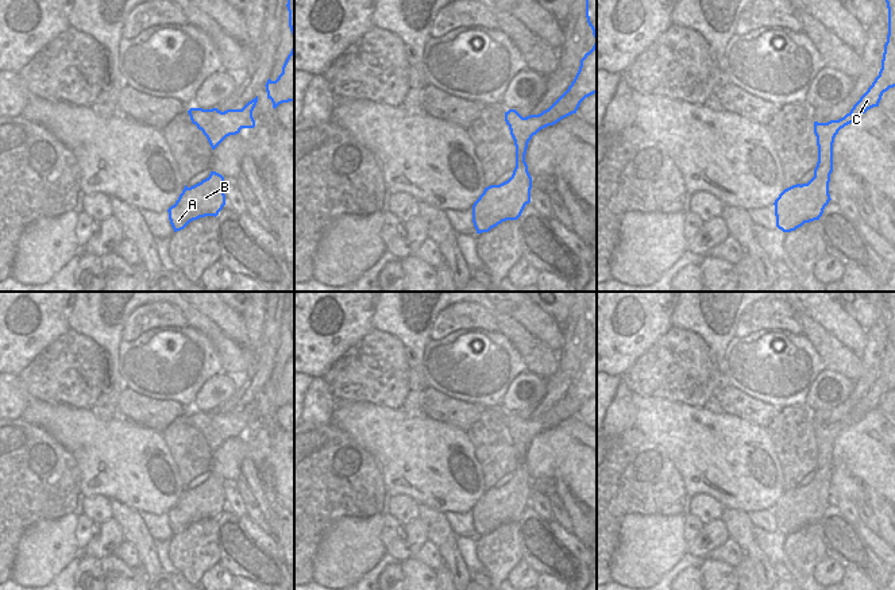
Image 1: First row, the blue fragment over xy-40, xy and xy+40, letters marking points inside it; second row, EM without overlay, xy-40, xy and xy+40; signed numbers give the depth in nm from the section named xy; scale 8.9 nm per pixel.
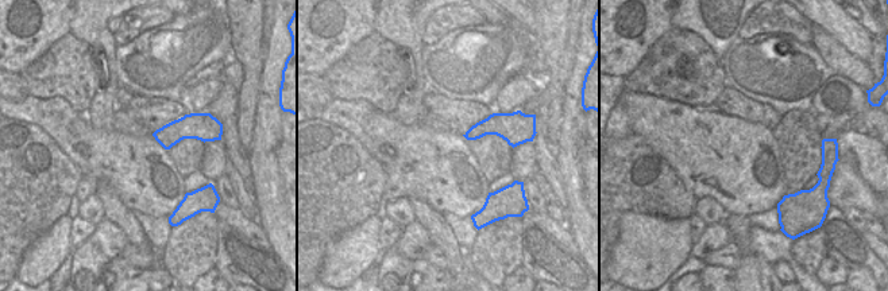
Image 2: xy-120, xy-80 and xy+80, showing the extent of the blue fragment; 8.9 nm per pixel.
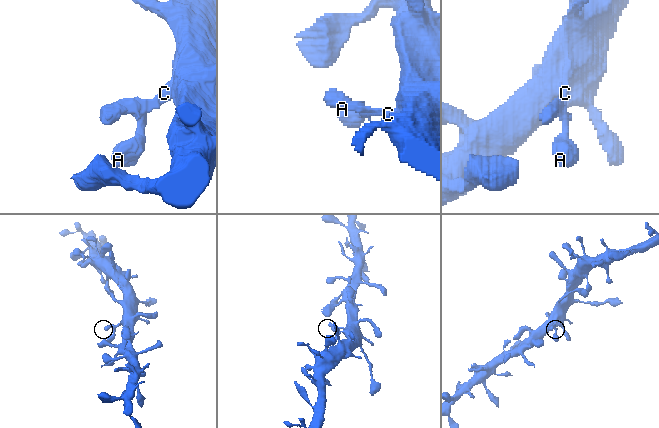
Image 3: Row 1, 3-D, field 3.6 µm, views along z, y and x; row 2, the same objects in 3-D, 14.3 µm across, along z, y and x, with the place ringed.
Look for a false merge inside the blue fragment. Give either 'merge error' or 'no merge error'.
no merge error

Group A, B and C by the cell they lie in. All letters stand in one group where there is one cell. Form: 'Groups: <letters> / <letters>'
Groups: A B C

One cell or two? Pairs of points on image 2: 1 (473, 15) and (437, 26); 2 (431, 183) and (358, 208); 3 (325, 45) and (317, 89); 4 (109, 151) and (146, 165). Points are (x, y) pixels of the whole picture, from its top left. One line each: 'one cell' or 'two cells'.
1: one cell
2: two cells
3: two cells
4: one cell

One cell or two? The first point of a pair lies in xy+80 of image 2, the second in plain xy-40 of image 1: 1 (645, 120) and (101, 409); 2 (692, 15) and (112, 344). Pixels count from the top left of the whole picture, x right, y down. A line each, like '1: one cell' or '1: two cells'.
1: two cells
2: one cell

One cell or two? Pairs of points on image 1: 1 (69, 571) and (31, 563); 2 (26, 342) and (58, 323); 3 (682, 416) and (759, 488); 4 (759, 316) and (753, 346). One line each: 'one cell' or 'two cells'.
1: two cells
2: one cell
3: one cell
4: two cells

